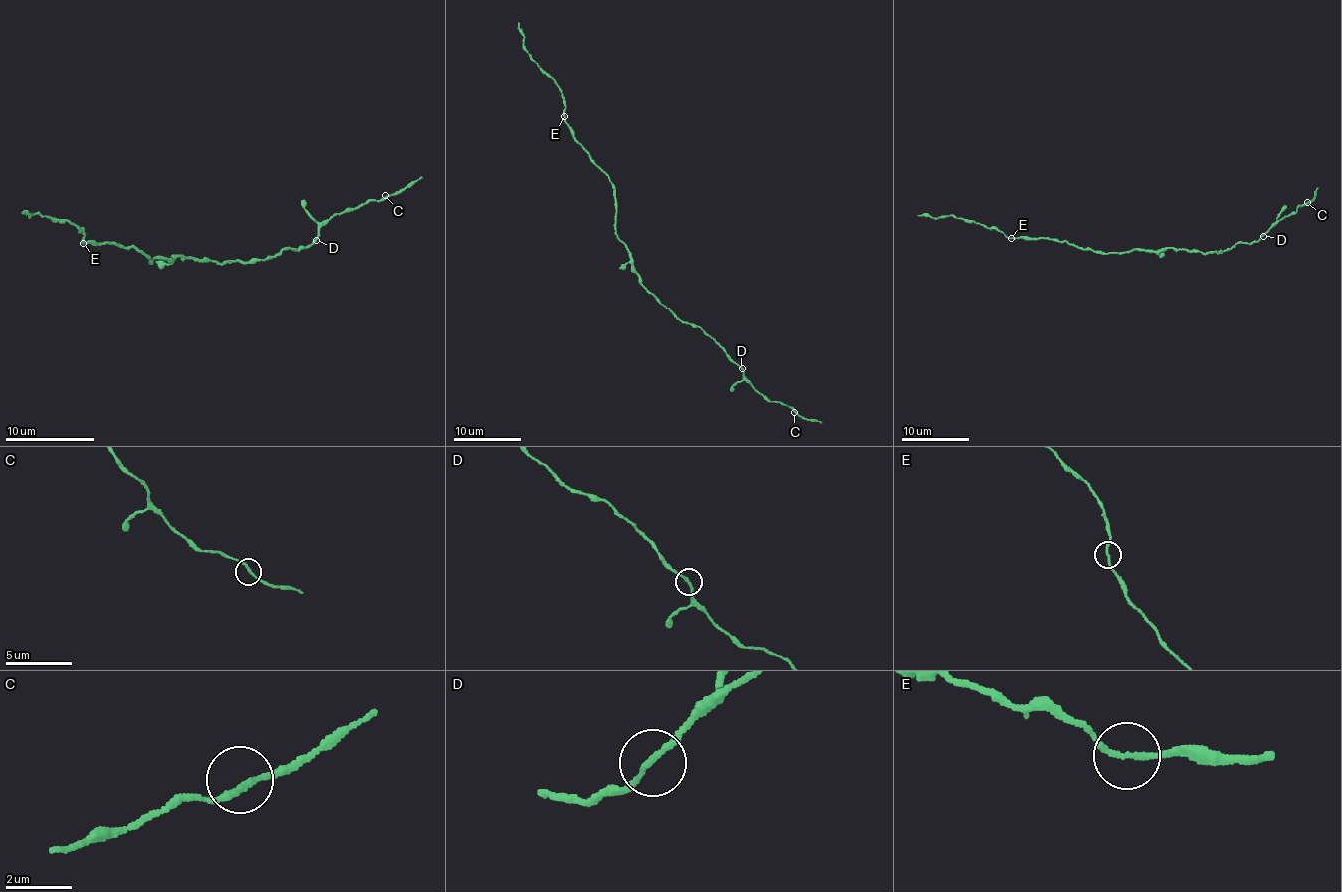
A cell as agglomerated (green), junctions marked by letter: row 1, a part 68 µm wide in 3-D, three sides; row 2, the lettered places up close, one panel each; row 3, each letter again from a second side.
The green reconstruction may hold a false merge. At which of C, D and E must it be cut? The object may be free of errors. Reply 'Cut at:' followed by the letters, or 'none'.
Cut at: none

